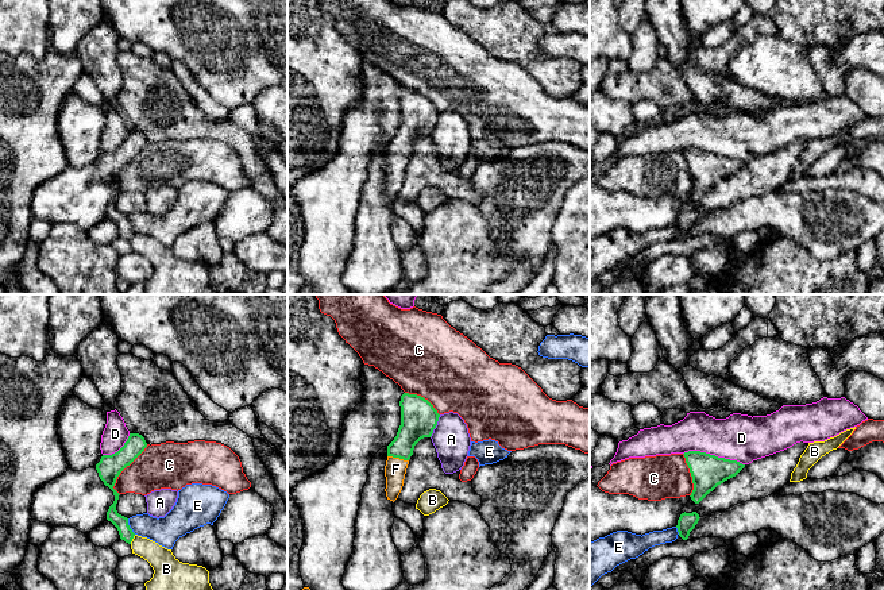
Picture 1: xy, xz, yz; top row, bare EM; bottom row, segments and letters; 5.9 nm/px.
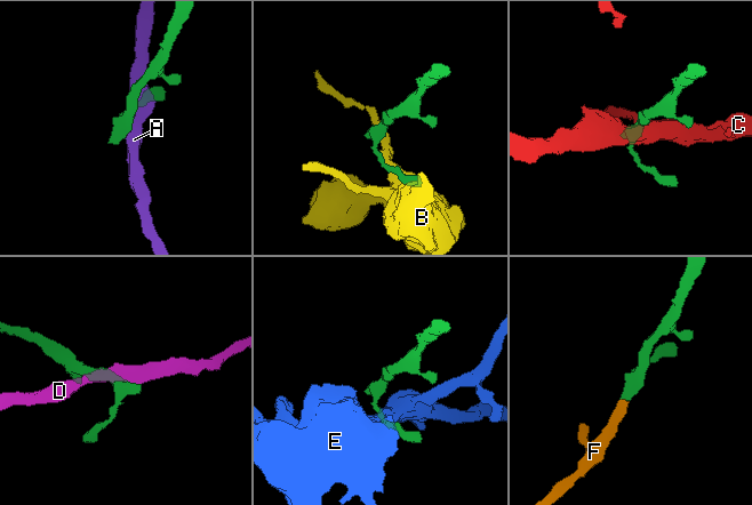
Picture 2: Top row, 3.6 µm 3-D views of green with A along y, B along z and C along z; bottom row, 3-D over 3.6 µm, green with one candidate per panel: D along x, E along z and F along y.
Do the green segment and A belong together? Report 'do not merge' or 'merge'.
do not merge

